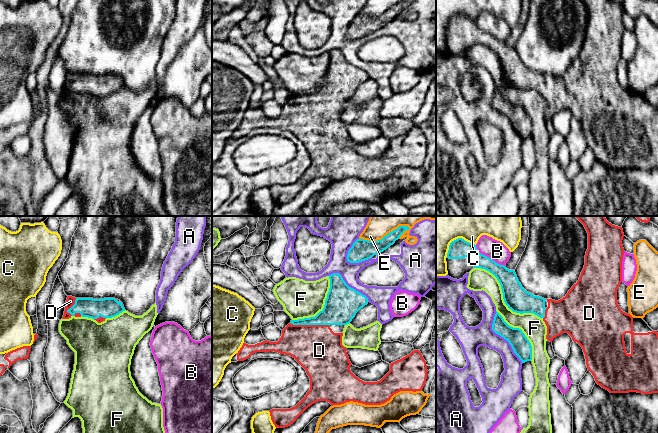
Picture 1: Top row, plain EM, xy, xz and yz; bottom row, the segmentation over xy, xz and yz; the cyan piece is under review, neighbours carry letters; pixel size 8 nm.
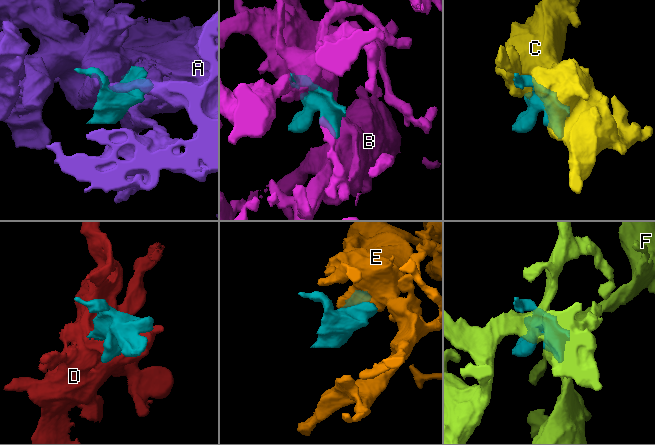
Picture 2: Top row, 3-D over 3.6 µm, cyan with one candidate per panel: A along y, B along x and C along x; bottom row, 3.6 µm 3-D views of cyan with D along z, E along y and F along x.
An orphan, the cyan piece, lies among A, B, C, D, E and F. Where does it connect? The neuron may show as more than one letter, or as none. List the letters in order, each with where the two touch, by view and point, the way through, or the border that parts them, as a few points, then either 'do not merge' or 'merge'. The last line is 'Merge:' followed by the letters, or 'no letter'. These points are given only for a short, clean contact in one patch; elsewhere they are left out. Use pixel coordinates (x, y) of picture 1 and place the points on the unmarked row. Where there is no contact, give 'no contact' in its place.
A: meets cyan in yz at (502, 112); do not merge
B: meets cyan in yz at (488, 33); do not merge
C: meets cyan in yz at (456, 15); do not merge
D: meets cyan in xz at (310, 100); merge
E: meets cyan in xz at (384, 12); do not merge
F: meets cyan in yz at (503, 74); do not merge
Merge: D

